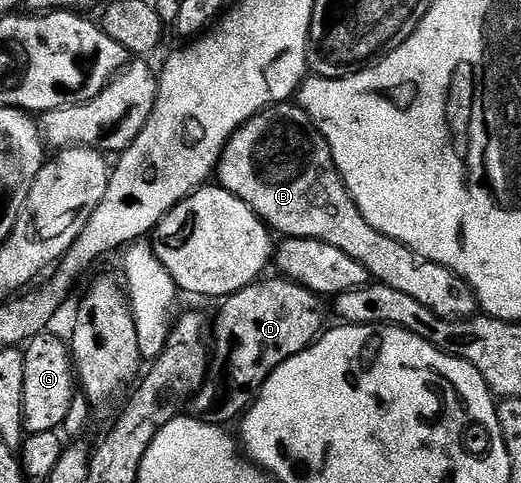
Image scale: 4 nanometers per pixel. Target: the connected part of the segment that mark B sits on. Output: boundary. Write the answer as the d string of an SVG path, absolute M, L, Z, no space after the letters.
M297 102L275 103L274 106L264 108L256 117L249 119L231 137L222 151L216 172L216 183L217 186L228 189L228 193L240 197L244 205L248 205L266 222L271 232L292 239L324 241L324 245L332 245L335 249L340 249L340 253L348 253L352 261L360 261L360 265L368 269L371 280L413 297L415 301L420 301L420 305L432 309L432 313L440 317L468 319L479 314L480 308L474 290L456 273L452 273L452 269L444 269L444 265L419 259L412 249L396 241L392 235L380 233L372 229L368 221L364 221L356 201L350 196L346 182L342 180L338 167L334 164L334 155L330 151L328 141L318 132L318 126L312 121L312 117L308 117L308 113L299 107Z

